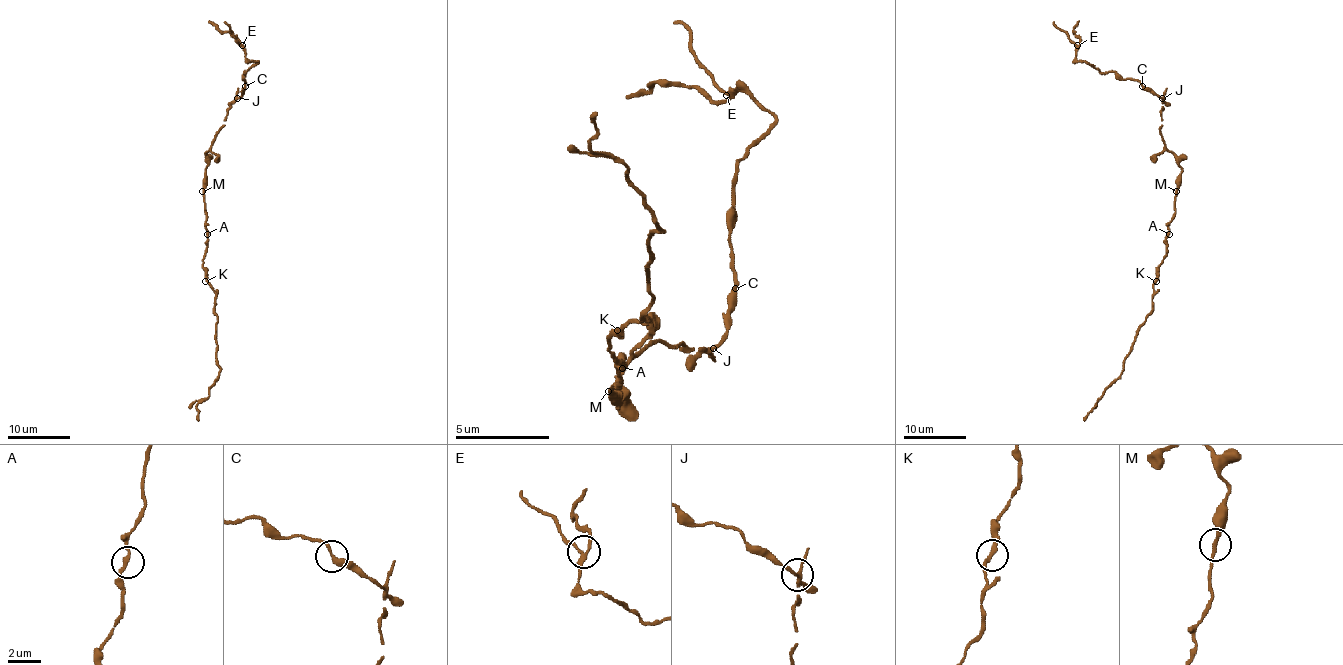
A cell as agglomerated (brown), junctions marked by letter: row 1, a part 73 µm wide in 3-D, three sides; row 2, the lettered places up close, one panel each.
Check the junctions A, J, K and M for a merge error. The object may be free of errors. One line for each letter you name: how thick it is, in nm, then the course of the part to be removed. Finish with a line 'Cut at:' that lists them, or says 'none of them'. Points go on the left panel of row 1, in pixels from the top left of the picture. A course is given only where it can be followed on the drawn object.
J: calibre 200 nm; course (237, 99), (243, 91), (245, 72), (257, 61), (248, 59), (242, 44), (209, 20)
Cut at: J

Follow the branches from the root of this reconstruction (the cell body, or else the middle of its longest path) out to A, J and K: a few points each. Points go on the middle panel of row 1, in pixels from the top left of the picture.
A: (613, 391), (617, 382), (617, 368), (622, 368)
J: (613, 391), (617, 405), (622, 401), (622, 386), (617, 382), (622, 372), (660, 339), (693, 349), (712, 349)
K: (613, 391), (617, 382), (617, 368), (622, 368), (622, 358), (617, 358), (608, 349), (608, 339), (617, 330)

